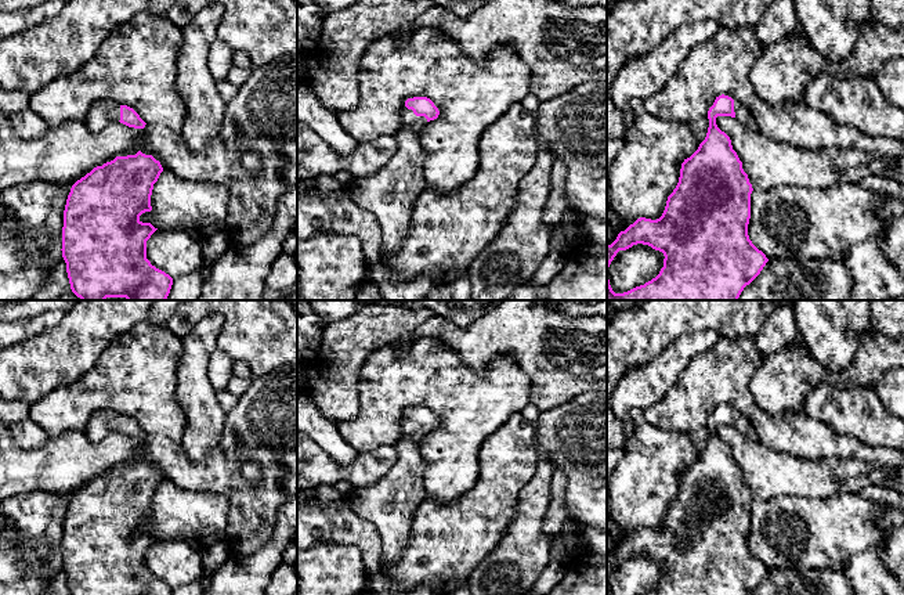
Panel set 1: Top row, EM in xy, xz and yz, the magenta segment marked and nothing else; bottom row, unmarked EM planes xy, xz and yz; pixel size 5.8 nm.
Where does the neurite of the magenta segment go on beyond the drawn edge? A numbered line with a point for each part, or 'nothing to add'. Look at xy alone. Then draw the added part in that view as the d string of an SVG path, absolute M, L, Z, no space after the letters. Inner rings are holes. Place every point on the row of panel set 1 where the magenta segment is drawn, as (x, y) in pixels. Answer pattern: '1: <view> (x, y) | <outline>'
1: xy (102, 112) | M97 100L83 120L87 129L98 133L112 122L120 120L120 105L112 100Z

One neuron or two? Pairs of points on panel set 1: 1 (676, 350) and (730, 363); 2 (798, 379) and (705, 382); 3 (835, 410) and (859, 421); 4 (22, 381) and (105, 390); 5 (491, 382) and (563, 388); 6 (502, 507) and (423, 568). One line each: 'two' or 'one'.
1: two
2: two
3: one
4: two
5: two
6: one

